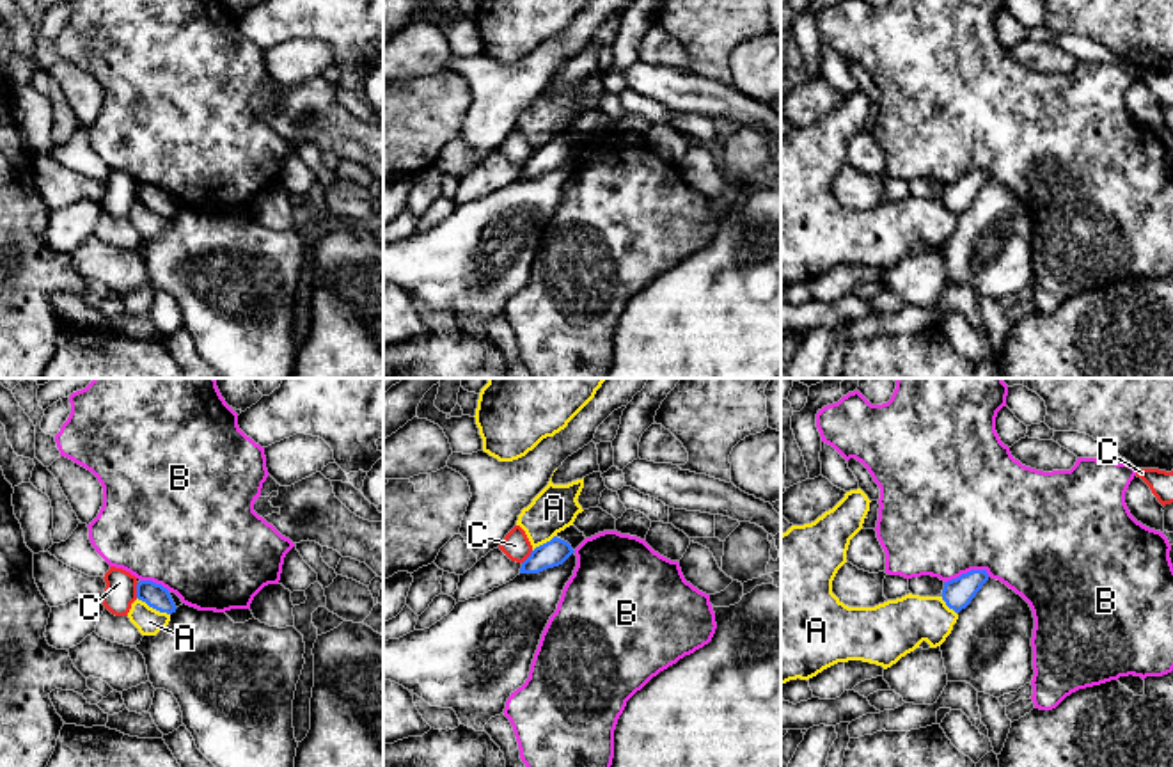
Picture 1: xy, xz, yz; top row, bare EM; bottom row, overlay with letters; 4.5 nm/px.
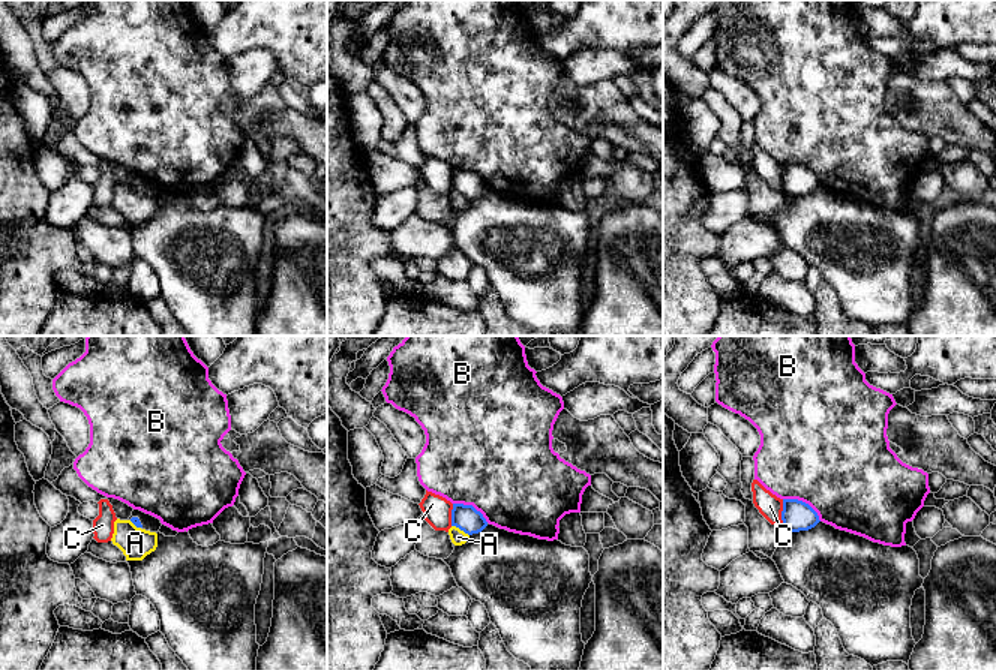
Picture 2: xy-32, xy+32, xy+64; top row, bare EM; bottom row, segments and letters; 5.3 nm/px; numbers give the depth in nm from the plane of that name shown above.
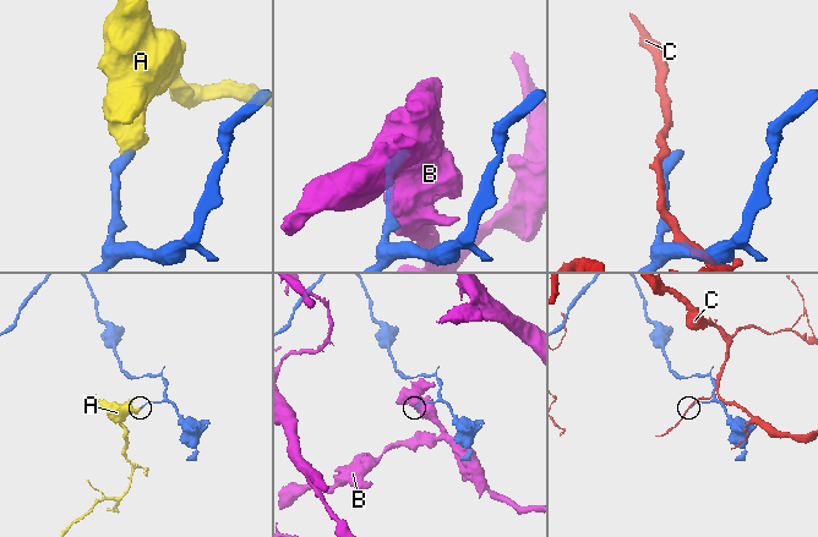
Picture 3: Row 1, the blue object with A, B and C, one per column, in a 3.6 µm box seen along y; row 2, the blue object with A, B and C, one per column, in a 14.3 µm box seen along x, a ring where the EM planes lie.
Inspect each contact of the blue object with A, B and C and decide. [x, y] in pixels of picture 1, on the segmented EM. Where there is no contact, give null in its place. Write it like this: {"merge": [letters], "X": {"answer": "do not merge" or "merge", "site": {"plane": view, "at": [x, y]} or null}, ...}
{"merge": [], "A": {"answer": "do not merge", "site": {"plane": "xy", "at": [153, 608]}}, "B": {"answer": "do not merge", "site": {"plane": "yz", "at": [968, 572]}}, "C": {"answer": "do not merge", "site": {"plane": "xy", "at": [137, 590]}}}

